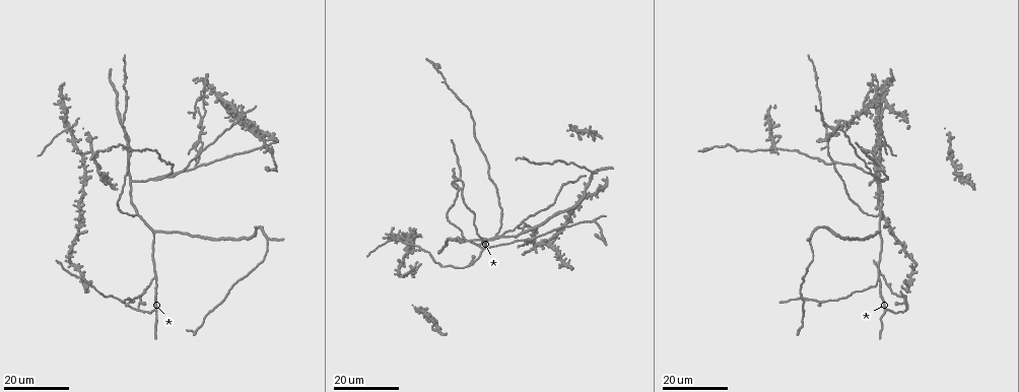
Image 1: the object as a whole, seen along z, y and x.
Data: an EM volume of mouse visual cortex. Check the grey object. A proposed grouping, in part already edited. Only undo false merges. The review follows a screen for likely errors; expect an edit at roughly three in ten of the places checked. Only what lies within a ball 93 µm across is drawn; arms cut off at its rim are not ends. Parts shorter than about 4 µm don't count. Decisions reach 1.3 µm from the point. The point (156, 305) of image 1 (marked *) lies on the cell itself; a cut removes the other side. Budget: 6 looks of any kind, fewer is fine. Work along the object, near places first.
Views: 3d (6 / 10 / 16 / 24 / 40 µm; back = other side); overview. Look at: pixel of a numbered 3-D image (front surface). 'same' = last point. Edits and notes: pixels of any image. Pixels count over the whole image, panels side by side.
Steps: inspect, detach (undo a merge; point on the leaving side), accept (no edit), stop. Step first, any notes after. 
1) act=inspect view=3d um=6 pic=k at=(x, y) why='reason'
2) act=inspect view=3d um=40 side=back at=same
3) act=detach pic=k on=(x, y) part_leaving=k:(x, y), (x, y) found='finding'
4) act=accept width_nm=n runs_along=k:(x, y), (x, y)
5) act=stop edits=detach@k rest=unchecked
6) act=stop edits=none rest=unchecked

act=inspect view=3d um=16 pic=1 at=(497, 234) why='three arms meet'

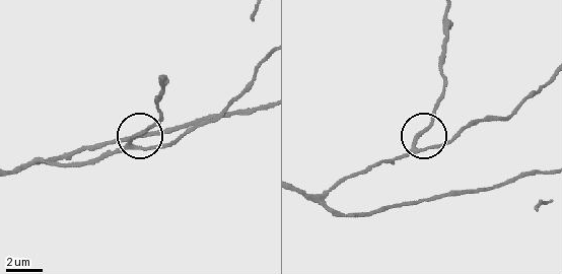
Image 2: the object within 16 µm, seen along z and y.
act=inspect view=3d um=6 pic=2 at=(131, 143) why='zoom in'

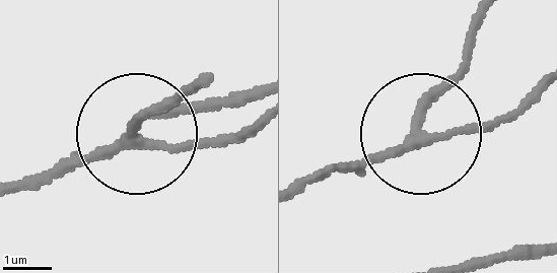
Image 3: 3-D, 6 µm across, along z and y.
act=accept runs_along=3:(16, 186), (149, 137), (186, 149), (242, 137) found='all the same cell'

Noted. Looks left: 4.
act=inspect view=3d um=24 pic=1 at=(523, 241) why='a fork'

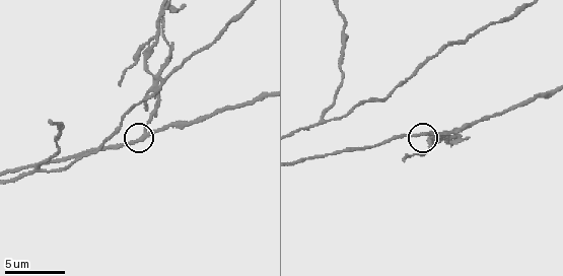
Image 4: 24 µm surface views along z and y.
act=inspect view=3d um=6 pic=4 at=(431, 133)

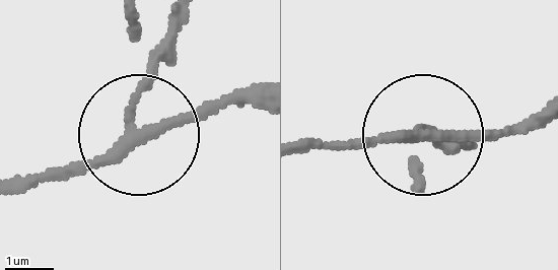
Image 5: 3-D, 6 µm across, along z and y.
act=detach pic=5 on=(175, 59) arms=3 part_leaving=5:(129, 113), (169, 19) found='two cells meet here'

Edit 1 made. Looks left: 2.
act=inspect view=3d um=16 pic=1 at=(827, 143) why='side arm on a straight run'

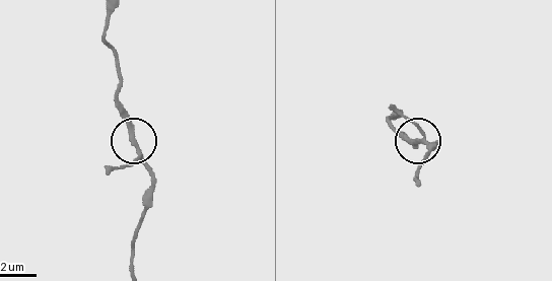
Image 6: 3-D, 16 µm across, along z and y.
act=inspect view=3d um=6 pic=6 at=(140, 153)

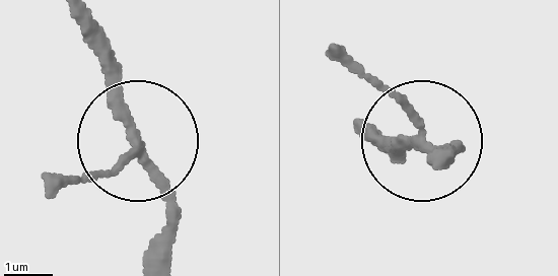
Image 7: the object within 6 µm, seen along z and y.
act=accept arms=3 runs_along=7:(153, 256), (165, 183), (125, 110), (105, 29) found='all the same cell'

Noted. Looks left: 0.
act=stop edits=detach@5 rest=unchecked

